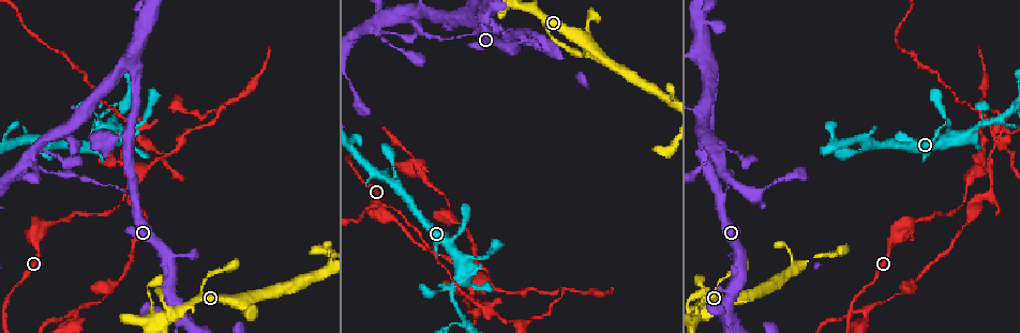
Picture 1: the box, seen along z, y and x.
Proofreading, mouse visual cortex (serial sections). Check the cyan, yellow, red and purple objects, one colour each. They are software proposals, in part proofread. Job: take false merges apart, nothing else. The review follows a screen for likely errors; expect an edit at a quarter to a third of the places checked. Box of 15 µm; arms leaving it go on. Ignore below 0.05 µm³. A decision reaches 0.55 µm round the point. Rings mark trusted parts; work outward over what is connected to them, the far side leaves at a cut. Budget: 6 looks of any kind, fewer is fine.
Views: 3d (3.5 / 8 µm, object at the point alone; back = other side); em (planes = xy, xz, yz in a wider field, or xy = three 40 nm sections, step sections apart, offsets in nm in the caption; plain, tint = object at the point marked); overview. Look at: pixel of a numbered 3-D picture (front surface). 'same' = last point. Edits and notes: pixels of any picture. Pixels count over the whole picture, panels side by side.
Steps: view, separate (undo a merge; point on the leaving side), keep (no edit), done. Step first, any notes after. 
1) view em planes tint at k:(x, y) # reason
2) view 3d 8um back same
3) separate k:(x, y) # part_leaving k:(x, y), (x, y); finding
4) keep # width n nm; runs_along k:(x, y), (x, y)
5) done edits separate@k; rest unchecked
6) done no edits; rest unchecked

view 3d 8um at 1:(472, 297) # thin arm on a thick one

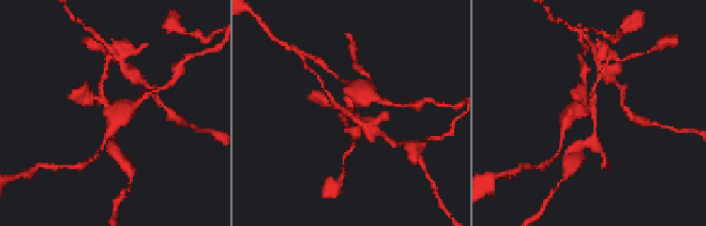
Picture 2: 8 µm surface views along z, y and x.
view em xy step 5 tint at 2:(351, 109) # now the EM

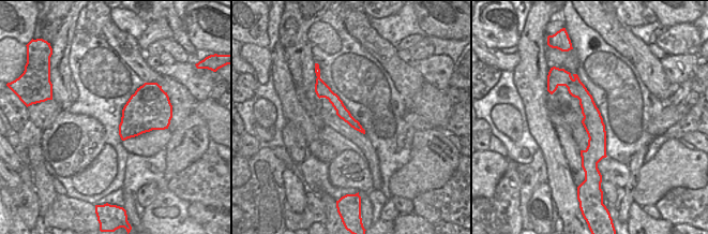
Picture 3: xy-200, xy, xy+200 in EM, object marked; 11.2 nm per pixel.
separate 2:(600, 75) # arm_widths 150, 150, 150, 500 nm; part_leaving 2:(594, 114), (595, 137), (574, 148); a second cell is stuck on

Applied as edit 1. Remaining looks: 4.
view 3d 3.5um at 1:(218, 114) # branch point

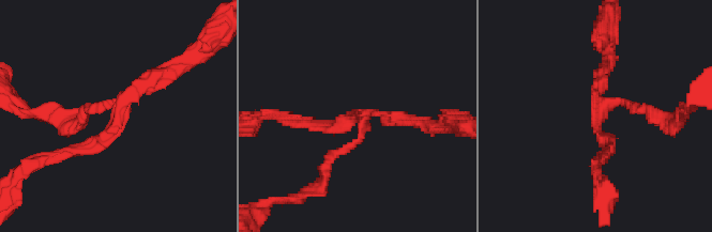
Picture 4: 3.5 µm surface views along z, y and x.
view em planes tint at 4:(597, 111)

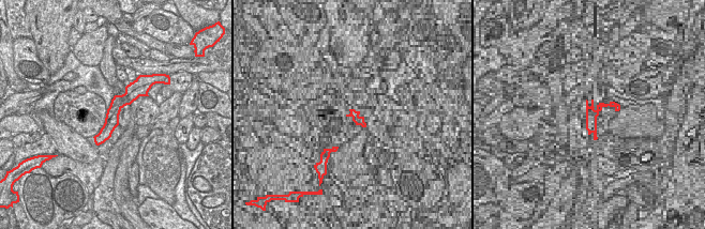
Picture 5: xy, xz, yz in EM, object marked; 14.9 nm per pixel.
keep # arm_widths 150, 150, 200 nm; runs_along 5:(133, 89), (98, 141); all the same cell

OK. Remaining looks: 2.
view 3d 3.5um at 1:(718, 194) # arms part here

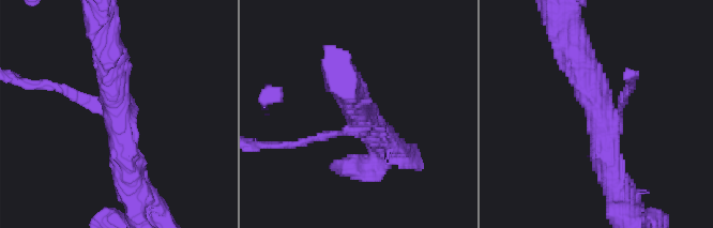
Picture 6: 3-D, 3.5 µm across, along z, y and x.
view em planes tint at 6:(600, 118) # need the tissue

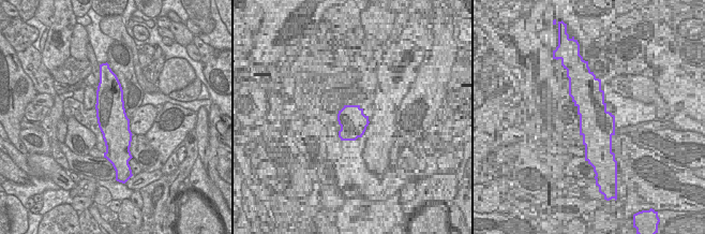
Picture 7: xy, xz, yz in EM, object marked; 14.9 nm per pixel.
separate 6:(64, 89) # part_leaving 6:(99, 109), (59, 86), (29, 86); a second cell is stuck on

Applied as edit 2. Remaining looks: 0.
done edits separate@2, separate@6; rest unchecked

